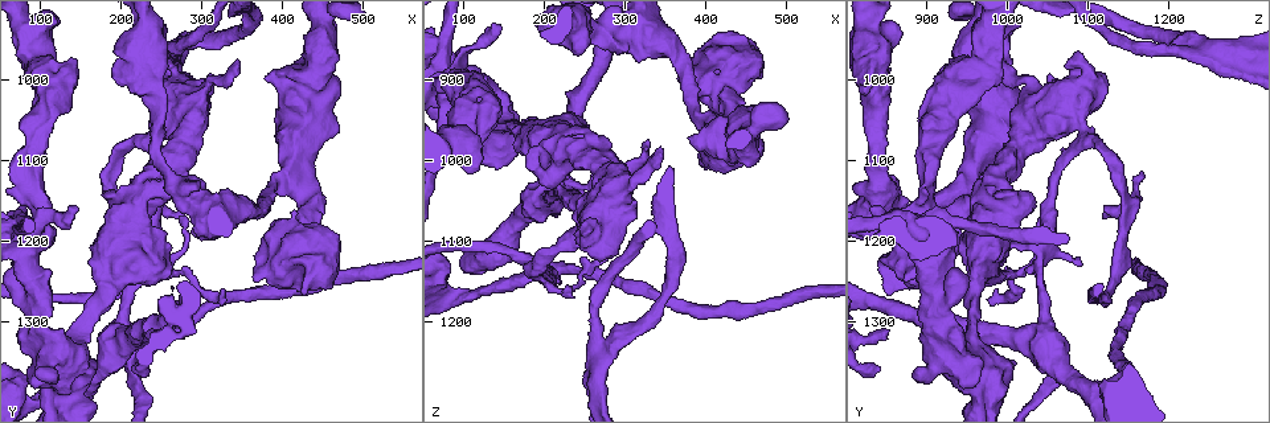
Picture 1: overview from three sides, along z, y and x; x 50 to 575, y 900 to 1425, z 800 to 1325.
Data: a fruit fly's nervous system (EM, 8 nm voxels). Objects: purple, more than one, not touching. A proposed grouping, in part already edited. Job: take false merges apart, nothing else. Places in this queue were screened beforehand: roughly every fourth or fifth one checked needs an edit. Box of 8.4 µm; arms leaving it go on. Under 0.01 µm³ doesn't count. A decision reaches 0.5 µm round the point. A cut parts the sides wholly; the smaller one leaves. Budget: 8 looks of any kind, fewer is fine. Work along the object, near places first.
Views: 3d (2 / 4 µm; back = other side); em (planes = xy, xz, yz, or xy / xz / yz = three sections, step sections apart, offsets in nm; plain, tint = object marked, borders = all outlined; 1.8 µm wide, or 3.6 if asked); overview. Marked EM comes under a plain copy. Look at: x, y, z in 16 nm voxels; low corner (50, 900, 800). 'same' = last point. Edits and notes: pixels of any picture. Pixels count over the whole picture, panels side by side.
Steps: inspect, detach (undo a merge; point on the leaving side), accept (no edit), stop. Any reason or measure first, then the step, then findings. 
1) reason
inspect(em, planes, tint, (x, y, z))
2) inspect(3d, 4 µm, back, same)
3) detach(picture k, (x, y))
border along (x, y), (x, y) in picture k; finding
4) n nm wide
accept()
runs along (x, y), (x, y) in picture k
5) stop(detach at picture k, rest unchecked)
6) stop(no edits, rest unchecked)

thin arm on a thick one
inspect(em, 3.6 µm, xy, step 16, tint, (95, 1190, 900))

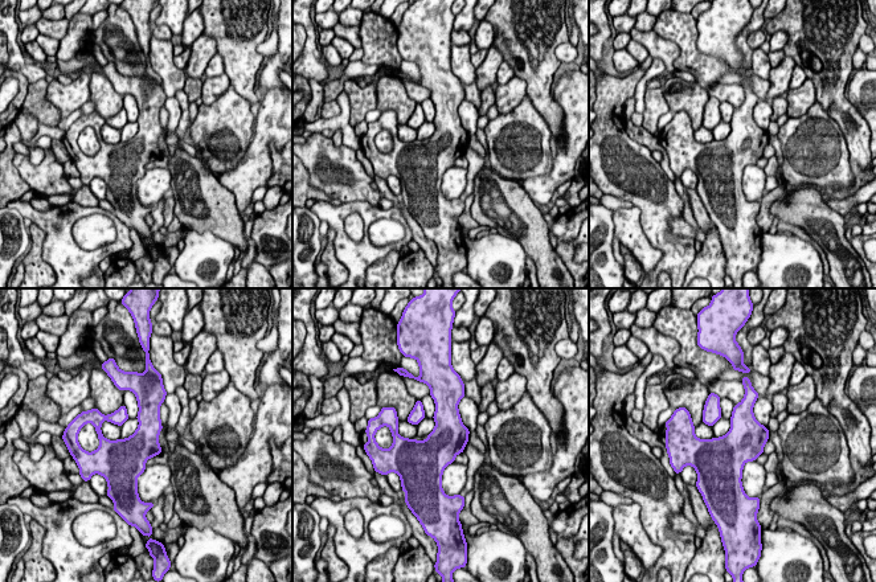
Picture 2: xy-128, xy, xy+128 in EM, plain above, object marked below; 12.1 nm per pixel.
inspect(em, 3.6 µm, xz, step 16, tint, same)

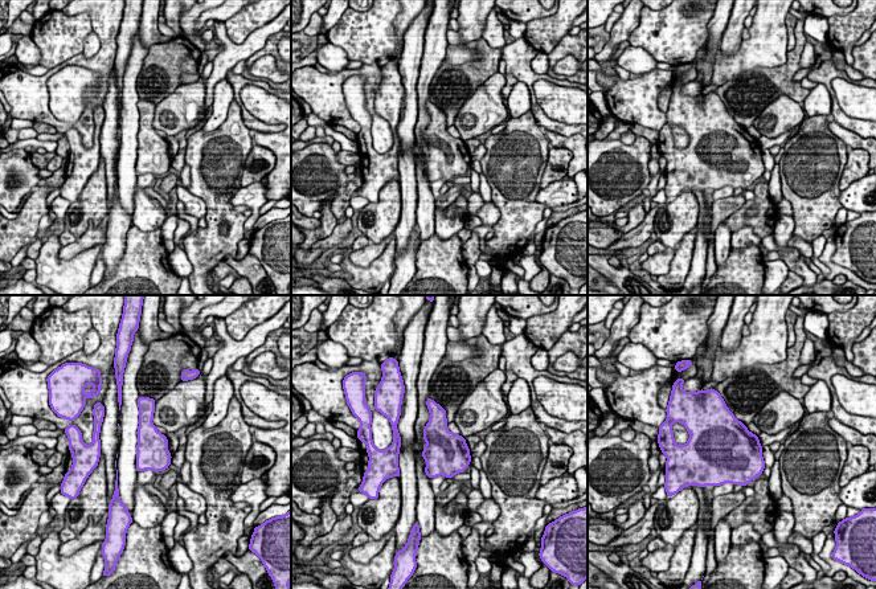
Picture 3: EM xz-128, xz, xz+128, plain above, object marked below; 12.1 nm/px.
accept()
continuous, no second neuron

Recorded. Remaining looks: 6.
thick turns thin
inspect(em, 3.6 µm, xz, step 16, tint, (280, 1140, 840))

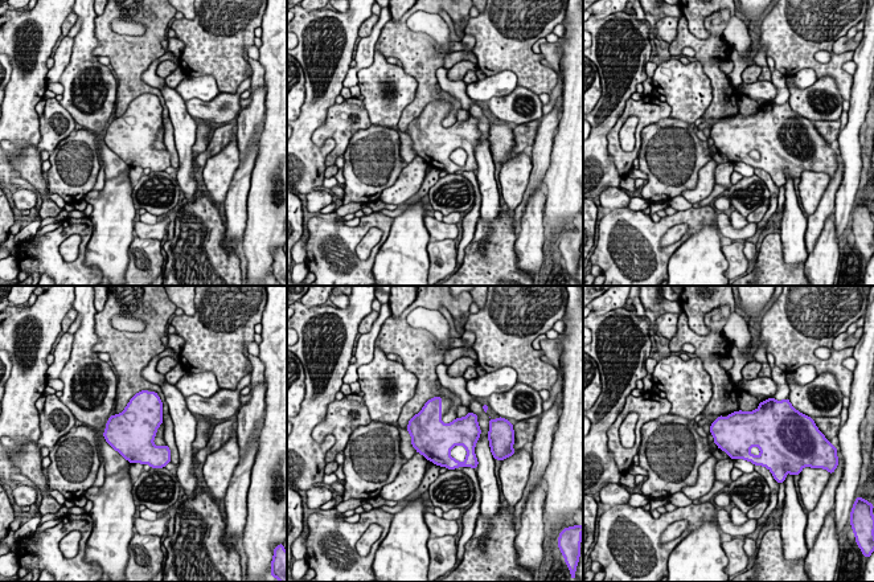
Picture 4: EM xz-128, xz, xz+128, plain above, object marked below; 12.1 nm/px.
inspect(em, 3.6 µm, planes, tint, same)

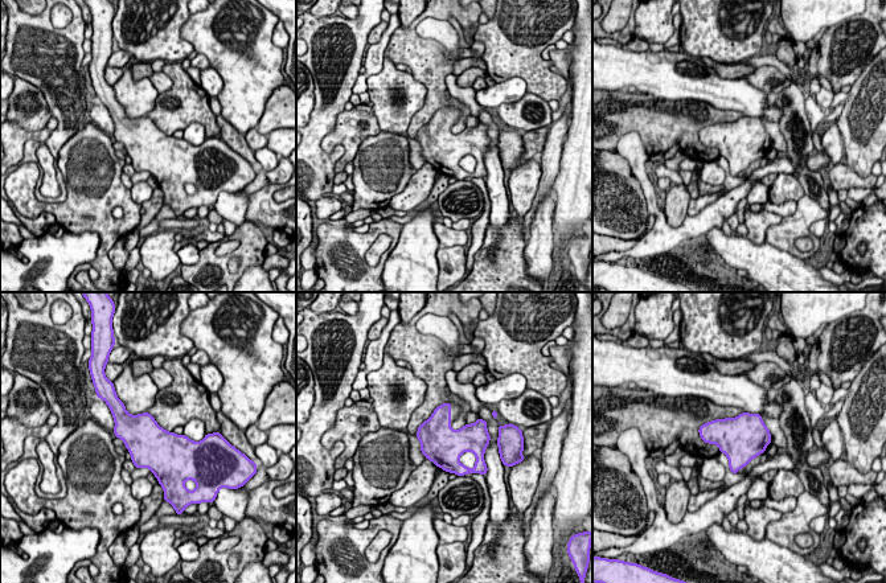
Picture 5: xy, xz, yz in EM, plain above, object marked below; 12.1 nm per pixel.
480 nm wide
accept()
one neuron here

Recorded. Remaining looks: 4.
touches itself
inspect(3d, 4 µm, (405, 990, 965))

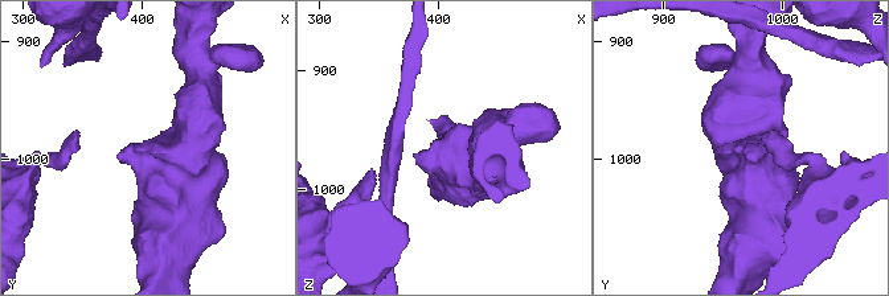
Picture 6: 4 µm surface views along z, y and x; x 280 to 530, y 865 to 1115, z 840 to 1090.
arms of 300, 500 nm; now the EM
inspect(em, yz, step 8, tint, (404, 990, 966))

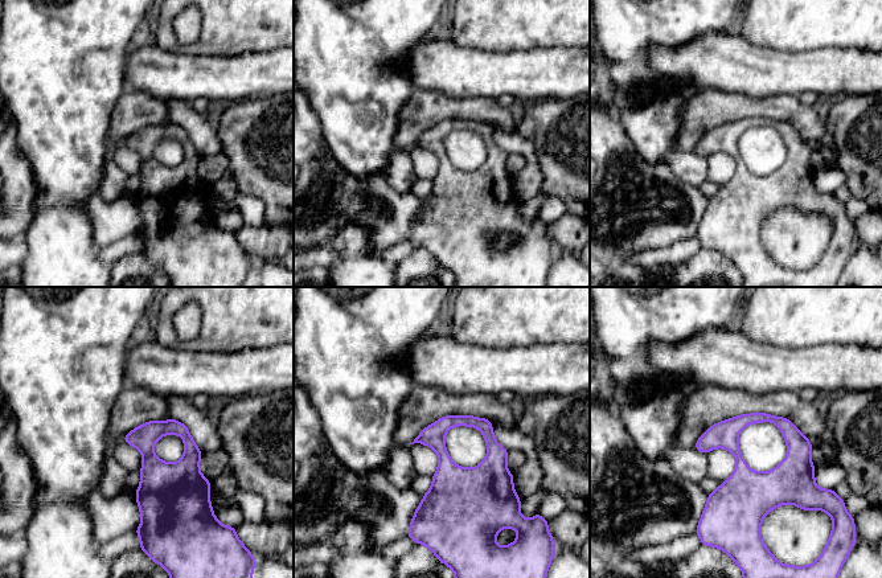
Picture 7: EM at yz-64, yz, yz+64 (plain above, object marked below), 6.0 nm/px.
another direction
inspect(em, planes, tint, same)

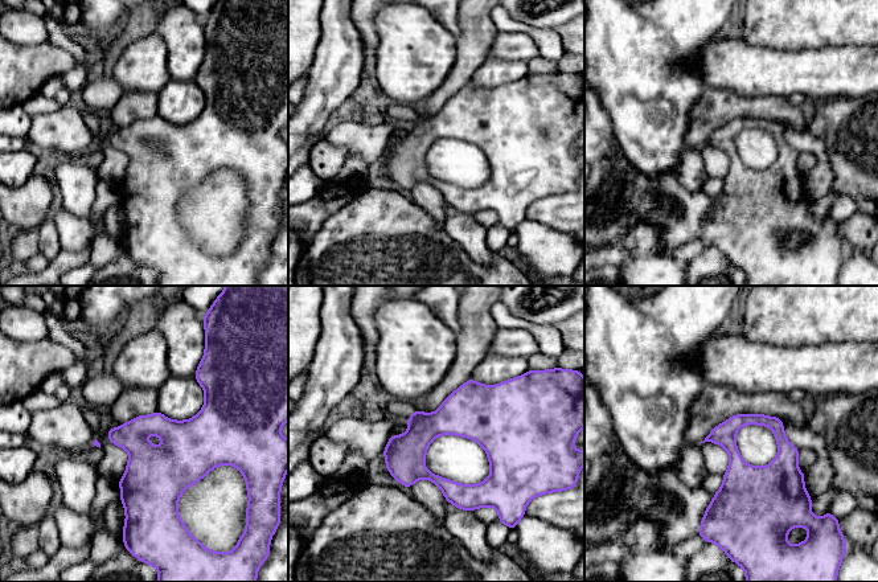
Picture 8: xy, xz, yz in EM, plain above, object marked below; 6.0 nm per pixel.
accept()
one neuron here

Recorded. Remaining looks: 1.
stop(no edits, rest unchecked)

